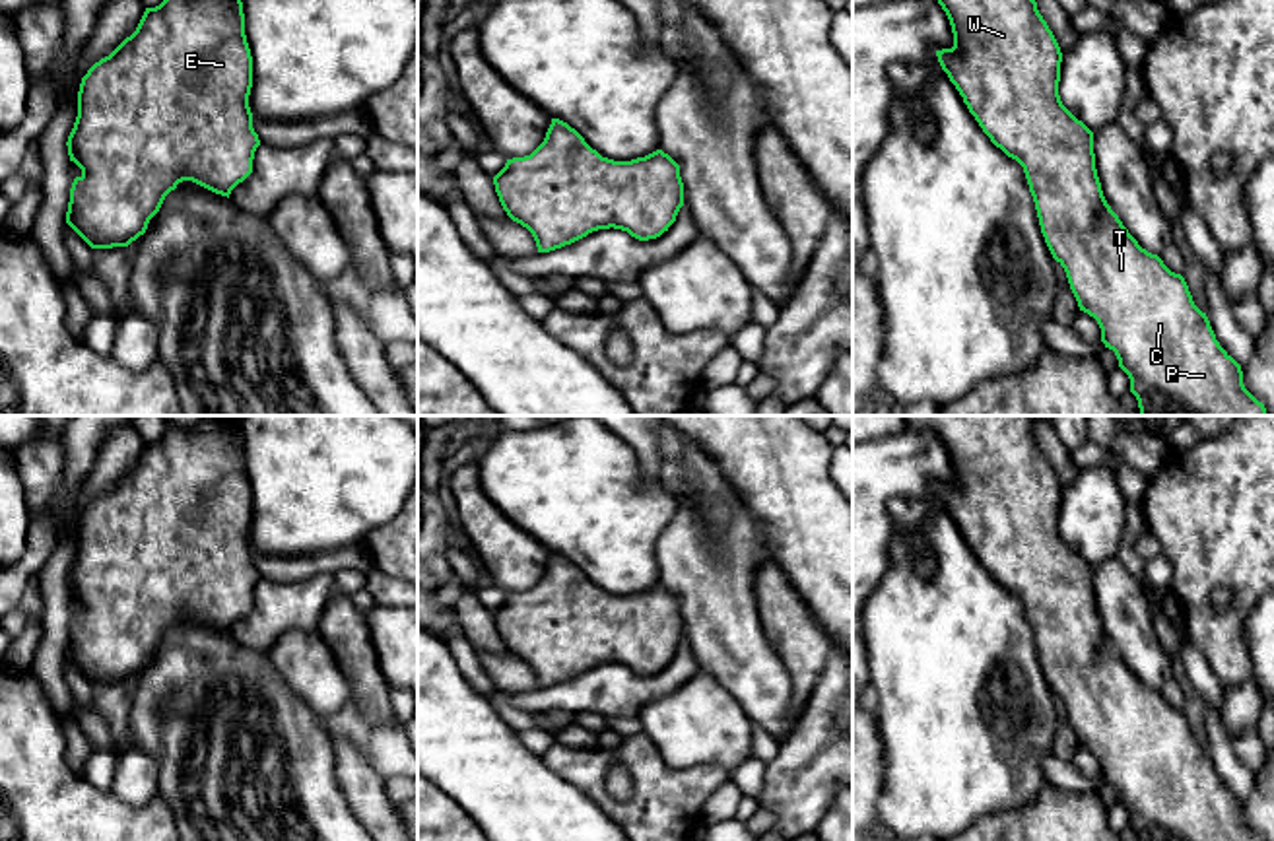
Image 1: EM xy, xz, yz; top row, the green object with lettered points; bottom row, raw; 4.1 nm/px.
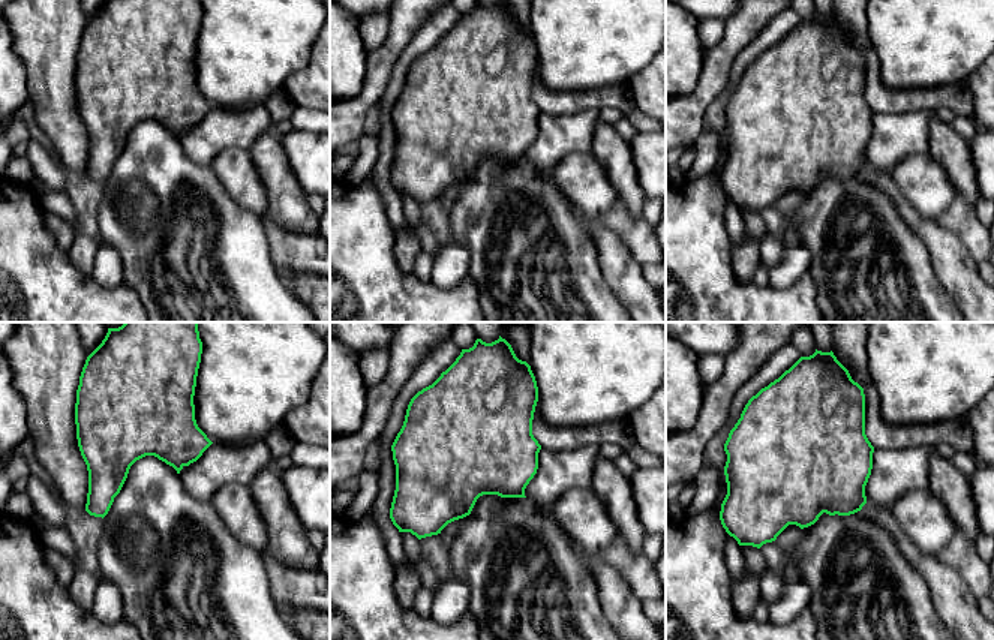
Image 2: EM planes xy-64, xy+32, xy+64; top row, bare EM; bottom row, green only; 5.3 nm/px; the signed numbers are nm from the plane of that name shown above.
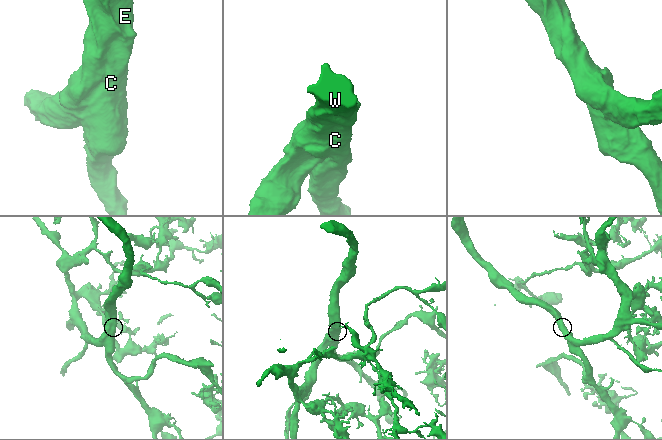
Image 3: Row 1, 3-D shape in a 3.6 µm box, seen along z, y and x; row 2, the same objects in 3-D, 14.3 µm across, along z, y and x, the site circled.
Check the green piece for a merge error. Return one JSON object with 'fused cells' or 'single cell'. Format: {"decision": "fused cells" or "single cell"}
{"decision": "single cell"}

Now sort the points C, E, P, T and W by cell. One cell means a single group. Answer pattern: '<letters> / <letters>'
C E P T W

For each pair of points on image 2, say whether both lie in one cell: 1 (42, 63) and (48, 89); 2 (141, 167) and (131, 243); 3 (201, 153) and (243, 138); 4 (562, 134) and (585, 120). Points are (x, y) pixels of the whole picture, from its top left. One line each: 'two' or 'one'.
1: one
2: one
3: one
4: one

